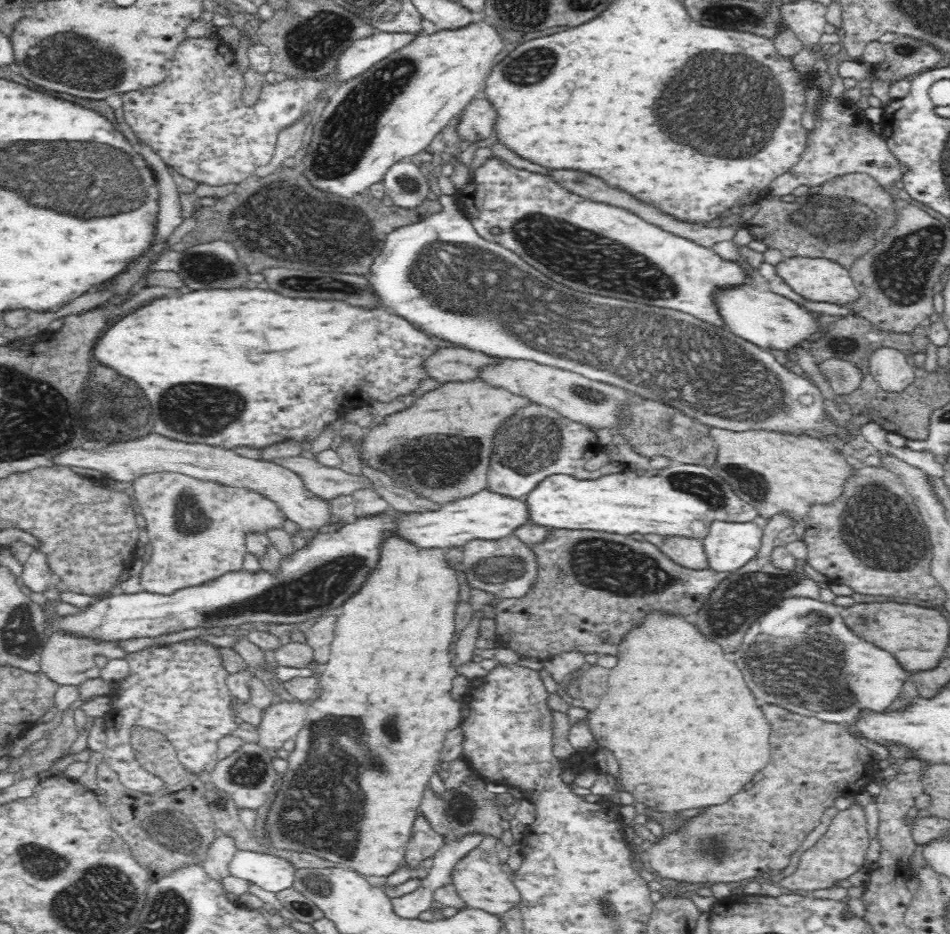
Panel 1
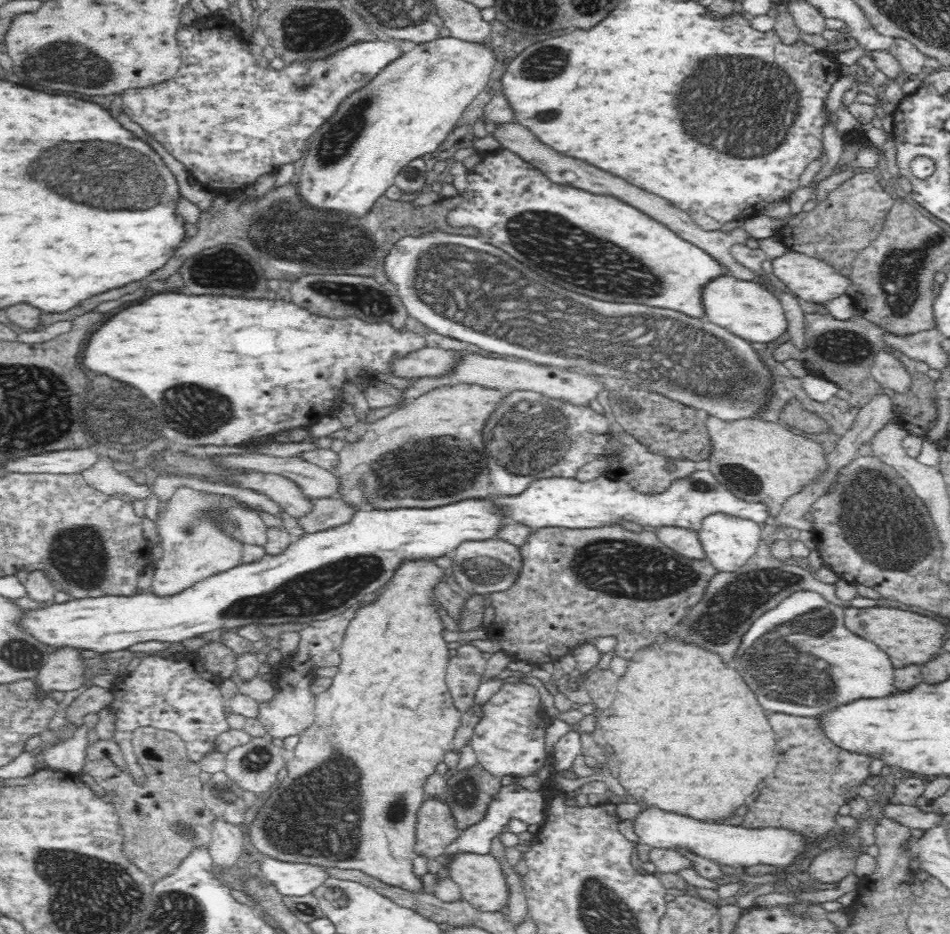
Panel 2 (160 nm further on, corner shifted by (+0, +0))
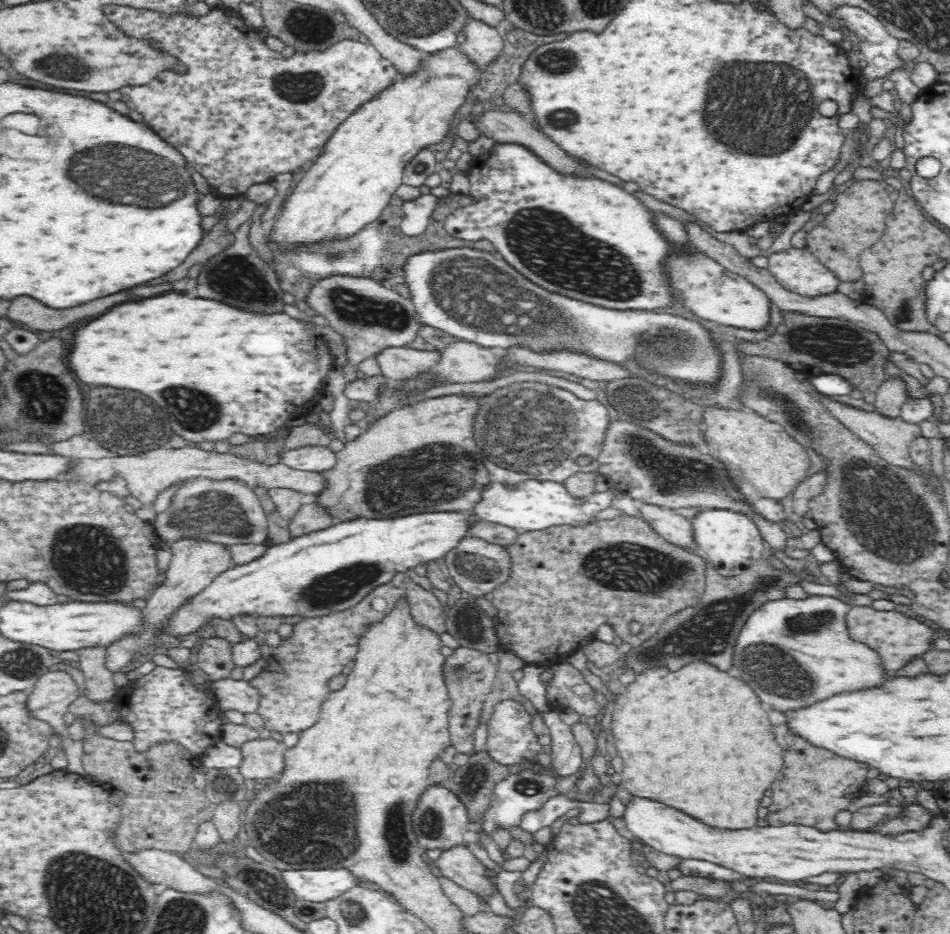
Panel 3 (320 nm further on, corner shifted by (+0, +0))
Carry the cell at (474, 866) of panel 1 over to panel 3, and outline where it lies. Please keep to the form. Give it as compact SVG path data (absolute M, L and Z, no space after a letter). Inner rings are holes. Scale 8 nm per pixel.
M465 844L442 851L435 866L442 875L469 890L483 903L498 894L495 873L486 869Z

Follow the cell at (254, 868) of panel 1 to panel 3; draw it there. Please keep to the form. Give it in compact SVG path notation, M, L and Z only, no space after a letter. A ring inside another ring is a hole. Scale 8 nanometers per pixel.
M302 869L280 872L284 884L292 890L296 899L324 902L337 897L348 887L358 885L349 870L342 869Z

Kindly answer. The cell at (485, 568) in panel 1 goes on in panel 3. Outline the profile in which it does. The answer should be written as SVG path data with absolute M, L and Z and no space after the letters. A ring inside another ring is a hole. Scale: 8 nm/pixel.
M468 537L460 542L444 559L443 565L447 574L451 575L454 582L467 596L484 596L505 584L510 578L510 566L512 563L508 547L499 546L478 537Z

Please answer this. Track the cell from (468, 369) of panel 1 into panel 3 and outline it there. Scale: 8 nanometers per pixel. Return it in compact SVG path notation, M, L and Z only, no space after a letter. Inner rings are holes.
M404 346L386 348L375 356L382 375L394 382L405 382L429 373L440 362L442 353Z

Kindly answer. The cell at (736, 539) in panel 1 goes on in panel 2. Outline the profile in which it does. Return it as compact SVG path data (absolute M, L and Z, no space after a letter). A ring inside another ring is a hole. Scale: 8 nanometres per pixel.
M719 513L712 514L704 520L698 536L711 565L718 572L734 572L740 570L742 565L757 552L762 534L756 522Z

